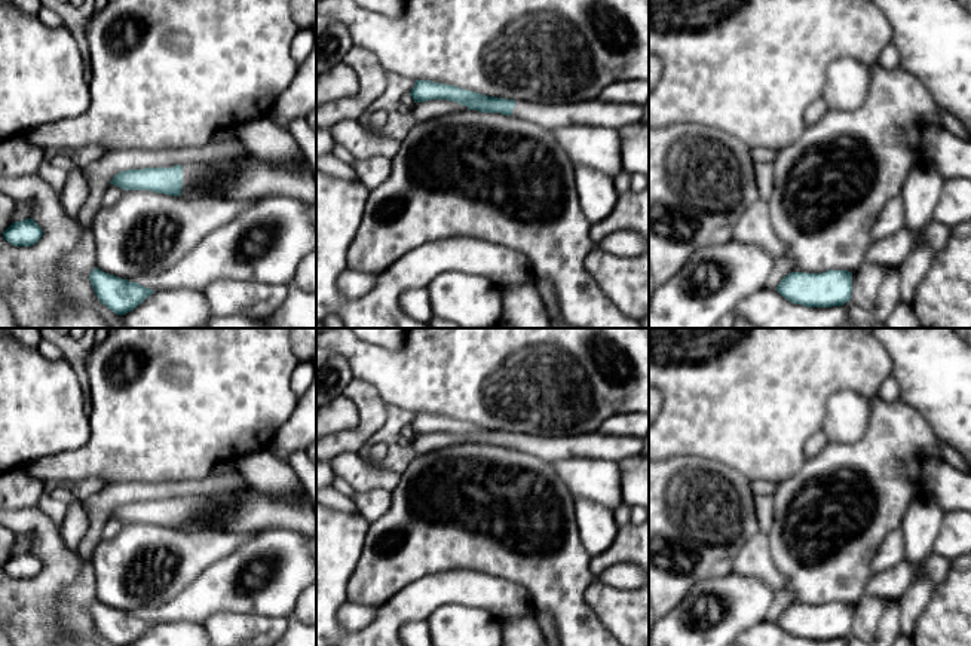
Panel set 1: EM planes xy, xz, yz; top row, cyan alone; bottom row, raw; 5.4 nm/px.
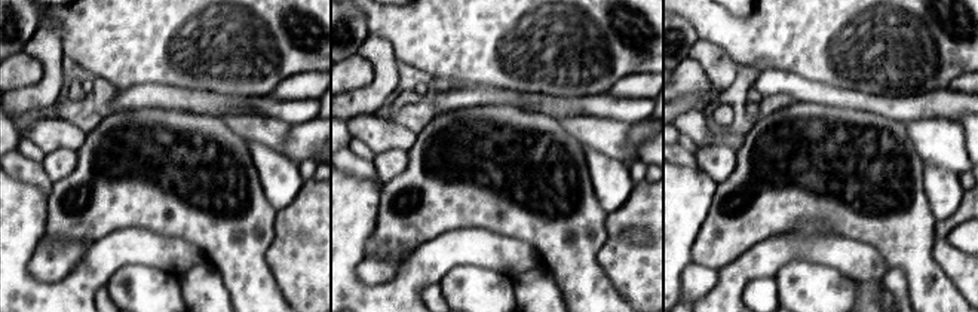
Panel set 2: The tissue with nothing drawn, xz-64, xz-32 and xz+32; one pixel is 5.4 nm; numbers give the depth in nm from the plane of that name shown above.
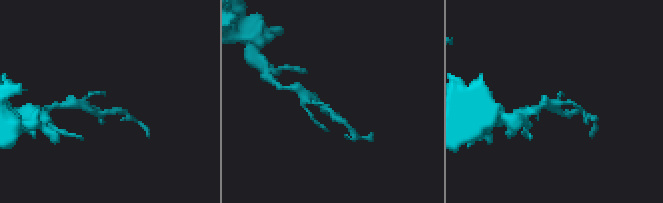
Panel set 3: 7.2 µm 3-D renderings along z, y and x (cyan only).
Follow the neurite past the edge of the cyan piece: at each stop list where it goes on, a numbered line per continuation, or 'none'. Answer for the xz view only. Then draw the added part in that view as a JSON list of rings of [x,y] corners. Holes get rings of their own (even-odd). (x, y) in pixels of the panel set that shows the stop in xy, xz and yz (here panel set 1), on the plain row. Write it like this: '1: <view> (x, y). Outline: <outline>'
1: xz (594, 444). Outline: [[[600,431],[561,437],[517,432],[511,448],[530,453],[549,463],[566,457],[607,459],[619,462],[628,456],[640,454],[643,438],[631,435],[606,435]]]

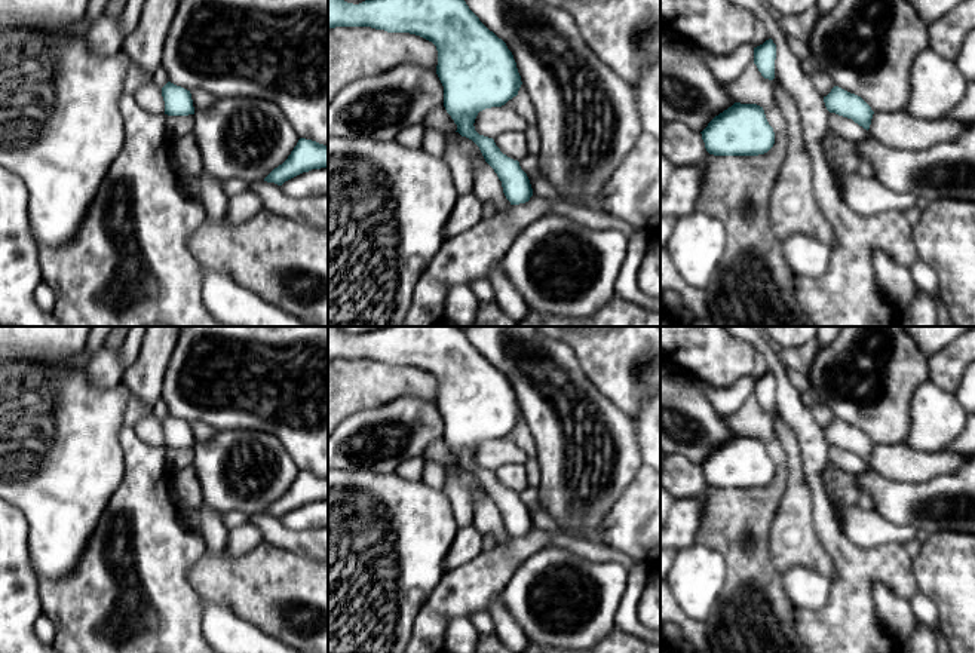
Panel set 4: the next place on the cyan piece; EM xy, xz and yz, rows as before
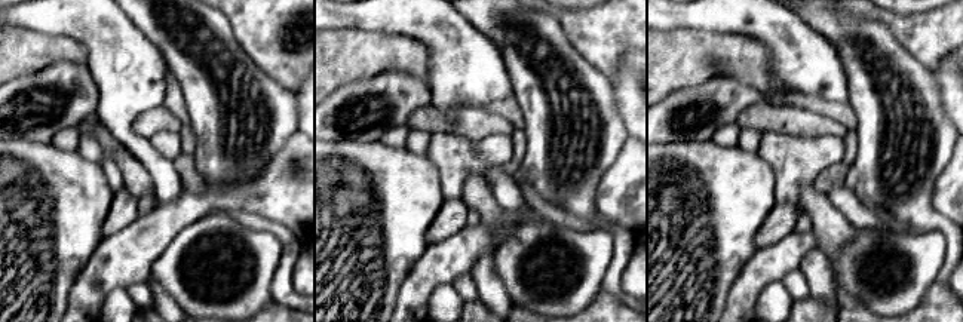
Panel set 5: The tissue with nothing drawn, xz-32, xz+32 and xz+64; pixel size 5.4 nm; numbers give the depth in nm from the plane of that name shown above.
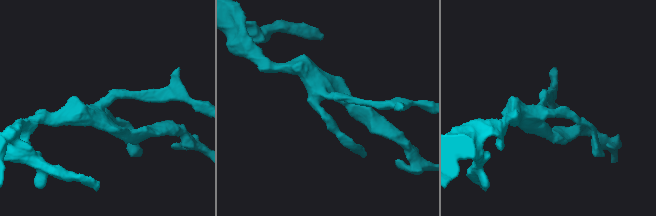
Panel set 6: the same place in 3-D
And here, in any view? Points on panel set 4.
none

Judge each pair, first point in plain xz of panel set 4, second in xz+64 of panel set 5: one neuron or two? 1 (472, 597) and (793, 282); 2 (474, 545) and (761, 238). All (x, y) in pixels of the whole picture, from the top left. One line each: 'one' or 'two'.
1: two
2: one

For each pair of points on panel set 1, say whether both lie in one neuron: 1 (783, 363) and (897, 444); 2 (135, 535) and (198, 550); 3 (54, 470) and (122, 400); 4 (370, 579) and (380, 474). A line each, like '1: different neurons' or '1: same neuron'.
1: different neurons
2: same neuron
3: same neuron
4: different neurons

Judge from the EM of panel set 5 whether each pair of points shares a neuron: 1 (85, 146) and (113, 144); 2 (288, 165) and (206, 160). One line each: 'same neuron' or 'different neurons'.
1: different neurons
2: different neurons

